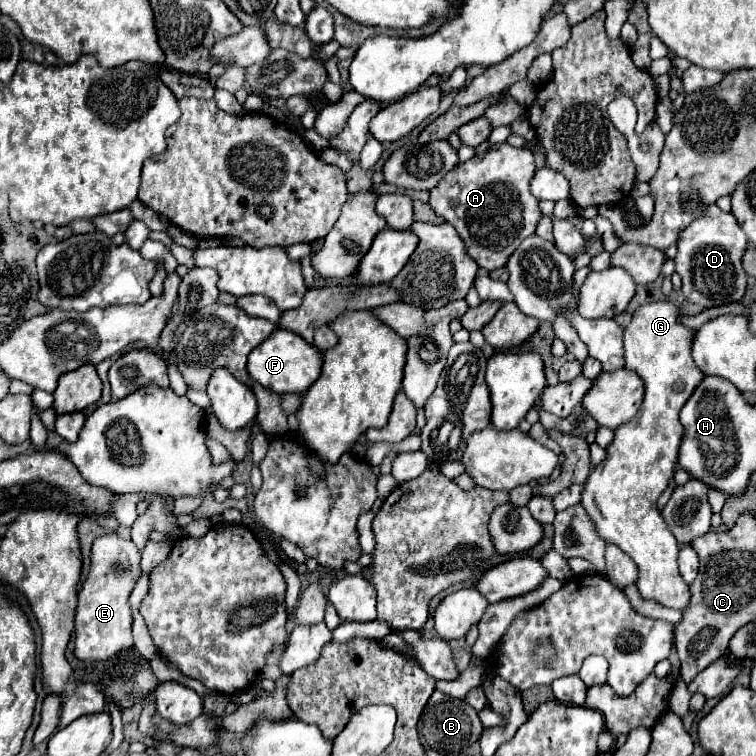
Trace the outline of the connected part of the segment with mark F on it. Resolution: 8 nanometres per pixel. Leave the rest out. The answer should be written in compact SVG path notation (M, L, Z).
M275 328L271 338L267 338L263 344L259 344L251 354L247 362L247 370L255 382L265 386L267 390L273 390L277 394L287 392L305 392L321 374L323 364L323 352L317 350L313 344L305 342L299 334L293 334L289 330Z

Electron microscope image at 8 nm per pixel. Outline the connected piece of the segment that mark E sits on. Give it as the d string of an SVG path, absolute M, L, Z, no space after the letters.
M117 534L99 536L91 548L91 570L79 590L75 620L75 656L83 662L111 660L123 650L133 648L129 596L141 578L141 554L131 540Z

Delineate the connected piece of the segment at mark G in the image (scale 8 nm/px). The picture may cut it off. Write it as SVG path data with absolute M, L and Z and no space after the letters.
M667 300L647 302L635 310L633 320L623 330L625 368L641 376L641 380L645 382L645 398L643 398L641 410L637 412L637 418L633 418L631 422L615 430L615 440L607 446L607 458L597 468L593 468L589 480L585 482L585 492L581 498L581 504L585 506L587 514L593 518L599 536L607 544L615 542L637 564L639 574L637 574L635 586L639 594L643 598L651 598L659 602L661 606L673 608L673 610L685 610L689 606L691 594L689 594L689 584L683 582L677 568L679 542L673 538L667 524L663 522L661 512L657 508L657 498L669 486L669 480L675 474L679 442L683 436L679 410L705 378L705 374L697 368L691 356L693 334L695 330L681 324L681 310L673 302L667 302Z

